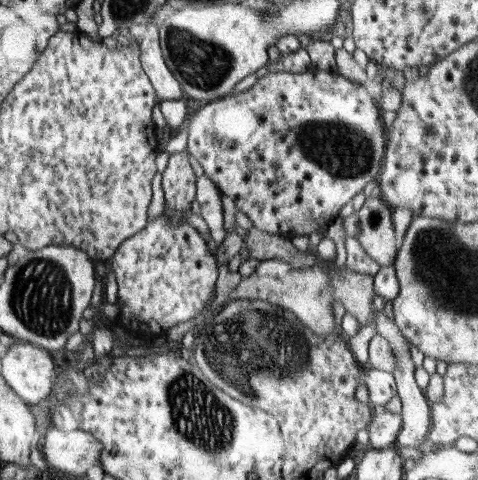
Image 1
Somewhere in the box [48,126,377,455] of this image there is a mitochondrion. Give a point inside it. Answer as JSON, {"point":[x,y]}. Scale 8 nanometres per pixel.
{"point":[248,351]}

